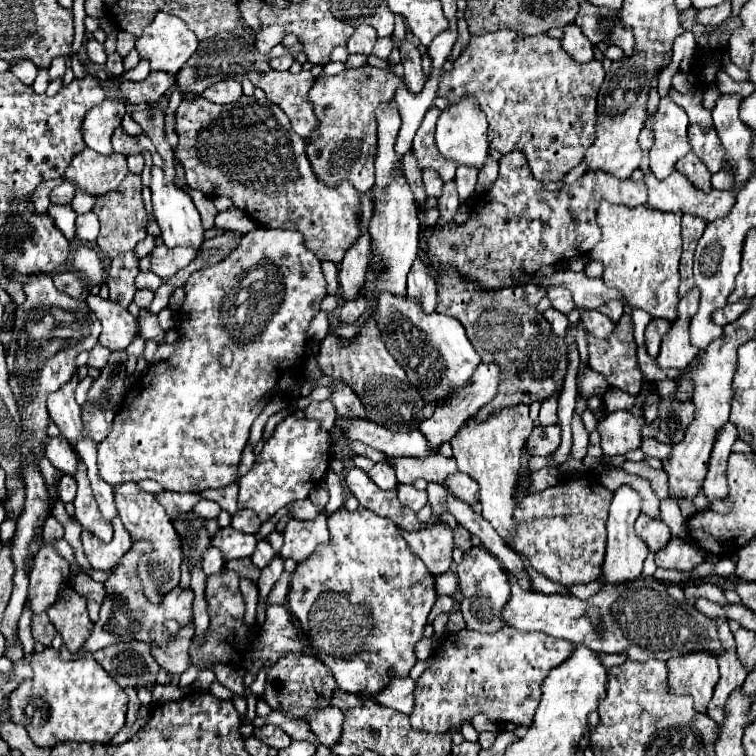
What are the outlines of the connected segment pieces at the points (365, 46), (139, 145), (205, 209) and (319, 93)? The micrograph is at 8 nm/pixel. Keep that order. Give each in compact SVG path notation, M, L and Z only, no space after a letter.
M360 25L360 27L356 27L354 35L348 39L346 49L348 49L348 53L370 55L374 43L376 43L376 31L374 31L374 27L370 27L370 25Z
M116 129L112 135L112 147L116 153L122 155L136 155L142 151L150 151L152 153L153 165L163 167L165 162L159 155L156 147L152 145L152 141L138 141L138 137L130 137L126 135L122 129Z
M192 189L188 195L192 195L192 201L194 201L196 209L200 211L204 229L212 229L212 227L214 227L214 217L216 217L216 213L218 213L218 209L214 207L214 203L212 203L202 191L194 191L194 189Z
M370 65L342 71L334 77L320 75L316 79L308 97L314 103L314 113L320 119L320 129L314 131L312 139L308 141L308 157L318 179L330 185L346 179L360 193L374 187L374 155L378 127L374 111L394 99L394 91L400 83L404 83L404 77Z

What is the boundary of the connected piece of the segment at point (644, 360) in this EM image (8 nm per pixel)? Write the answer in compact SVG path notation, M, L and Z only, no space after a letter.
M644 345L638 347L638 353L636 355L638 355L638 365L642 369L642 375L650 383L652 381L660 381L660 379L676 379L680 373L684 373L684 371L666 371L666 369L660 369L656 365L656 361L646 353L646 347Z

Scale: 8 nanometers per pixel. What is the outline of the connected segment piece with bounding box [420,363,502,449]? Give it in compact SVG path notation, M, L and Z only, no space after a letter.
M480 363L480 365L476 367L474 375L472 375L470 385L468 385L466 389L454 393L454 397L452 397L450 401L446 401L446 403L442 403L440 407L436 407L436 411L434 411L434 415L432 415L430 419L426 419L426 421L420 423L420 431L426 435L428 443L430 443L434 449L438 449L444 441L450 441L450 439L456 435L458 427L460 427L466 419L470 419L482 405L486 405L488 401L494 399L494 395L498 393L498 385L500 385L500 383L502 383L502 369L498 367L498 363Z

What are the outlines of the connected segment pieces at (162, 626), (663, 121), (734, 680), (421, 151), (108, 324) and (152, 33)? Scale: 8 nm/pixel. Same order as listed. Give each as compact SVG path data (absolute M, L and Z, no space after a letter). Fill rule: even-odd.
M144 539L134 541L132 549L118 561L114 571L106 579L106 583L104 583L106 597L104 597L104 603L100 607L100 617L94 623L92 635L88 637L88 641L84 645L86 651L94 653L94 651L100 651L100 649L104 649L108 645L120 643L120 641L124 641L124 643L144 641L144 643L154 643L154 645L162 647L162 645L166 645L172 639L172 633L168 631L166 621L174 619L174 621L178 621L180 627L186 627L186 625L194 623L194 615L192 615L194 591L190 587L182 589L180 585L176 585L172 591L162 595L162 599L158 603L152 603L150 599L146 599L144 585L142 585L142 579L138 575L138 559L142 555L148 555L150 551L152 551L152 543L146 543ZM116 613L120 613L122 617L128 619L128 623L122 623L118 627L118 631L116 631Z
M666 95L660 99L658 111L654 115L648 113L646 125L650 125L654 133L654 145L650 149L650 171L658 179L664 179L674 171L674 163L690 151L686 137L686 129L690 125L688 115Z
M714 617L712 621L718 627L718 637L720 637L720 643L722 643L724 651L720 653L720 659L718 659L718 665L720 665L720 681L716 685L716 691L714 691L714 697L712 697L710 705L708 705L706 715L710 719L714 719L718 725L722 725L726 697L736 687L740 687L744 683L748 671L736 659L736 643L734 643L734 635L732 635L732 631L728 627L728 619Z
M432 107L426 113L420 129L416 131L414 137L414 145L412 145L412 153L416 157L416 163L420 169L434 169L440 179L444 183L454 181L454 171L456 171L456 163L444 159L440 155L440 151L436 149L435 129L436 121L440 117L440 109Z
M90 295L86 303L102 323L102 333L98 341L104 347L108 347L110 351L120 351L126 349L136 339L138 323L136 317L128 313L128 309L118 307L118 303L110 299L102 299L98 295Z
M158 13L142 37L136 39L136 49L142 59L150 61L150 69L166 73L178 73L196 47L194 31L182 19L166 13Z

